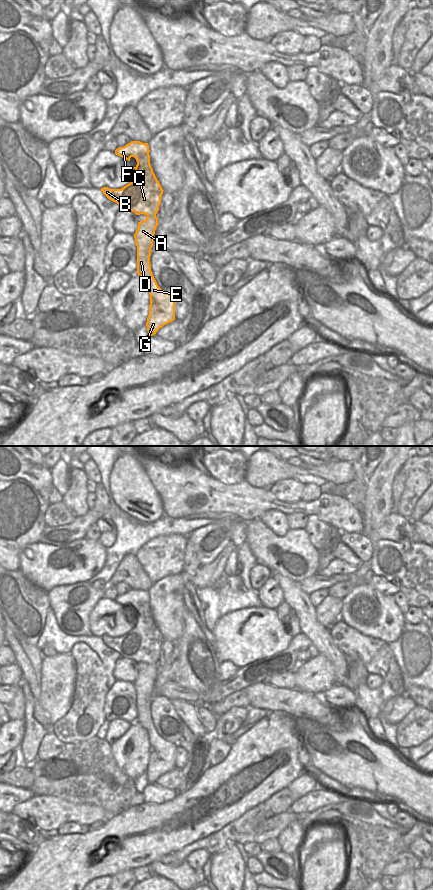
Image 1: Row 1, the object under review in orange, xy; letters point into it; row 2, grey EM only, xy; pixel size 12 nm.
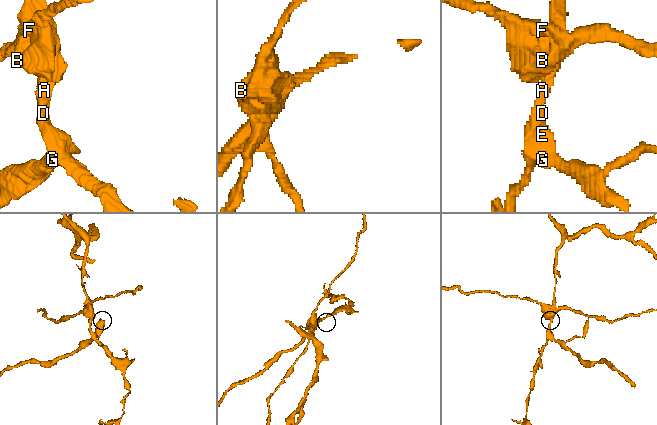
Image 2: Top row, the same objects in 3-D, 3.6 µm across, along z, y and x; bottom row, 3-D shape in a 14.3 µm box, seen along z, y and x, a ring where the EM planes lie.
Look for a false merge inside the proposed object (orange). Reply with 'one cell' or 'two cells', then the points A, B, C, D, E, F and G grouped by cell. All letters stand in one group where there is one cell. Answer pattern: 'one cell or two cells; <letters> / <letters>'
two cells; A D E G / B C F

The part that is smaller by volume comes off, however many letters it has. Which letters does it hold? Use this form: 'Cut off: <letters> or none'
Cut off: B, C, F

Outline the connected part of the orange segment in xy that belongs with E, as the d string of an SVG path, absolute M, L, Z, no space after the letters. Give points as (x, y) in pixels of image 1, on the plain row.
M147 663L146 667L138 670L134 682L137 694L137 721L146 729L149 736L150 754L147 765L147 779L153 784L164 773L175 768L175 749L177 744L162 738L151 719L150 704L153 694L155 678L158 674L156 664Z

